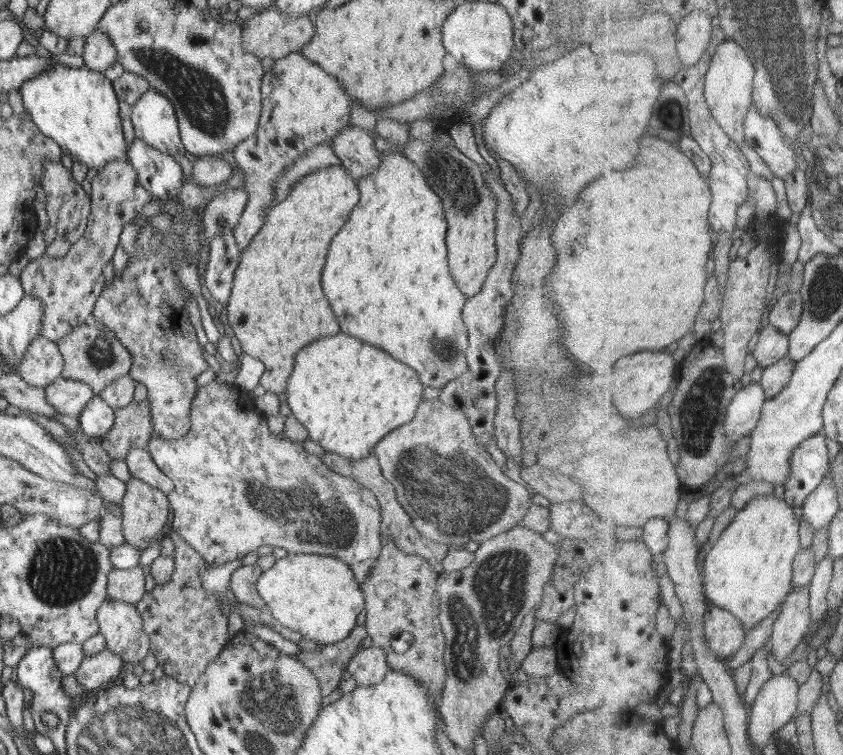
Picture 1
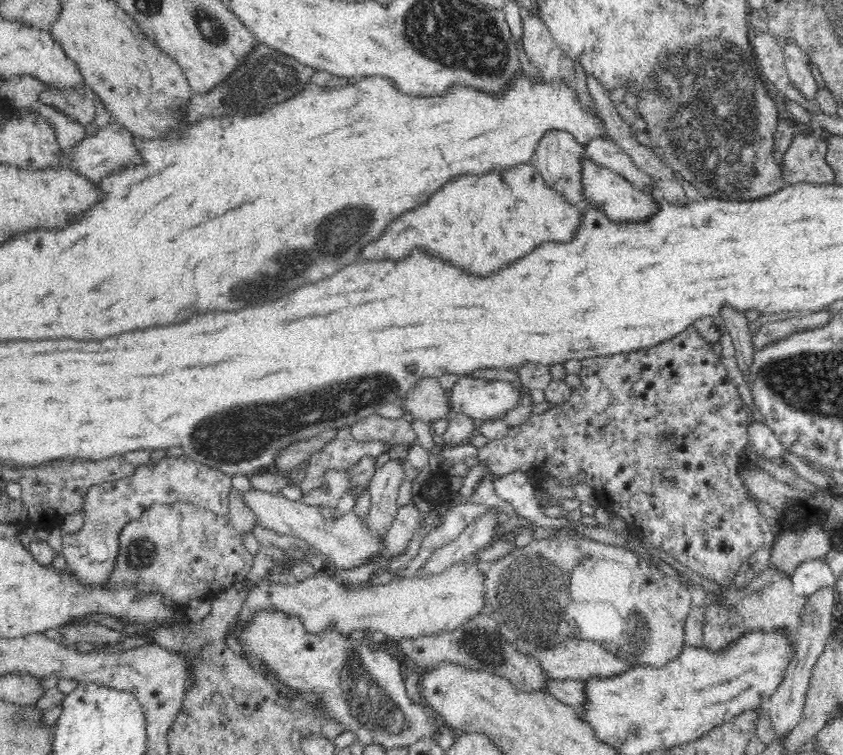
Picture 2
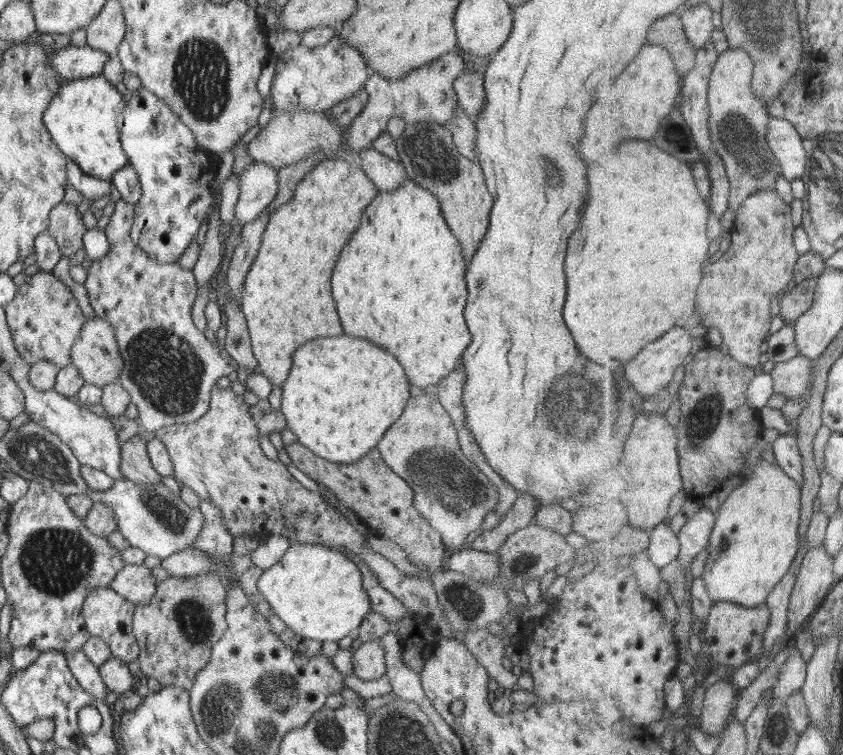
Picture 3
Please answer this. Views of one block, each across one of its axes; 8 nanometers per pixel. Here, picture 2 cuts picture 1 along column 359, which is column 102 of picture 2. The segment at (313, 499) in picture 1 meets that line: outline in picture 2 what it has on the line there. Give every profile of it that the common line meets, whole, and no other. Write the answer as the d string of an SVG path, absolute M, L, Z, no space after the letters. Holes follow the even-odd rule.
M186 455L174 459L164 458L155 468L142 466L135 476L116 483L105 483L88 489L84 494L85 525L80 533L63 535L61 555L65 558L71 576L80 586L98 588L107 582L118 553L118 536L127 522L140 515L154 503L192 503L214 514L229 516L232 477L220 470L196 463Z

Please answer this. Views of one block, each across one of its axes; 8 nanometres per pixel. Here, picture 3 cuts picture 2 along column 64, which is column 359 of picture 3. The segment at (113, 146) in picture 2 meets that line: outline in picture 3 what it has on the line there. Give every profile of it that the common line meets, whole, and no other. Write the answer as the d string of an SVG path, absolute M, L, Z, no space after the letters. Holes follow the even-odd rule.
M363 149L356 155L357 163L377 191L391 192L405 179L405 169L400 161L393 161L375 149Z

